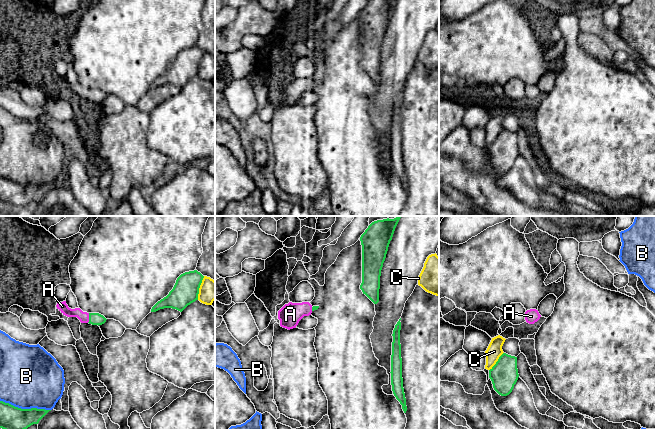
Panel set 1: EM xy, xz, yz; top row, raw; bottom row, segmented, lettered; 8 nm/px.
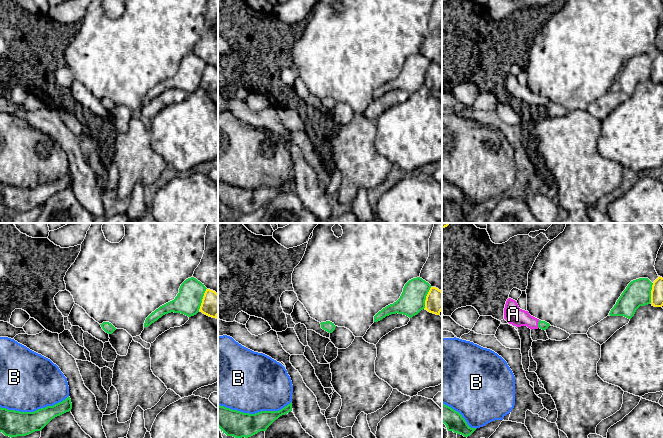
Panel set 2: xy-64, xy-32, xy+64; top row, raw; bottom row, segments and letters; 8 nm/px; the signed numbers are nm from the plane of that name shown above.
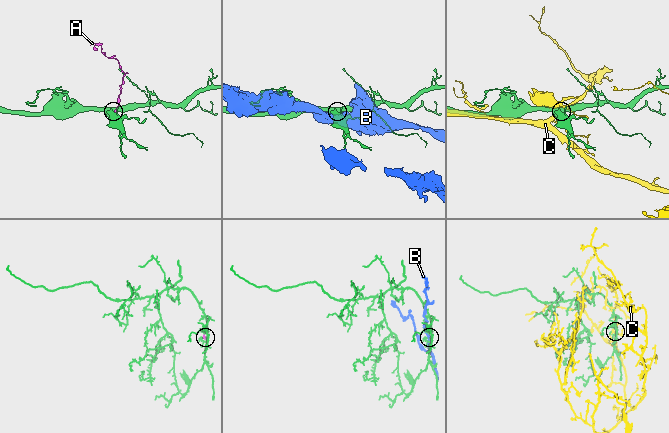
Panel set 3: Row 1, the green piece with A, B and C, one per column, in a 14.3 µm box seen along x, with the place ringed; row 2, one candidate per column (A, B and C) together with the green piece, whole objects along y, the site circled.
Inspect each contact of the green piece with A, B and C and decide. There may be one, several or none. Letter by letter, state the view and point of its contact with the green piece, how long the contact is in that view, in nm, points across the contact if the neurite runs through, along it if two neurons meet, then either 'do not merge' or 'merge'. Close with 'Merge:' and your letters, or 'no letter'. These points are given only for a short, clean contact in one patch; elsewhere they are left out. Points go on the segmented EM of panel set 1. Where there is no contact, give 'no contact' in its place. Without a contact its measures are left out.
A: xy (89, 318) | 80 nm | across xy (94, 318), (89, 318), (68, 312), (62, 306) | merge
B: xy (25, 409) | 420 nm | do not merge
C: yz (497, 361) | 190 nm | do not merge
Merge: A

